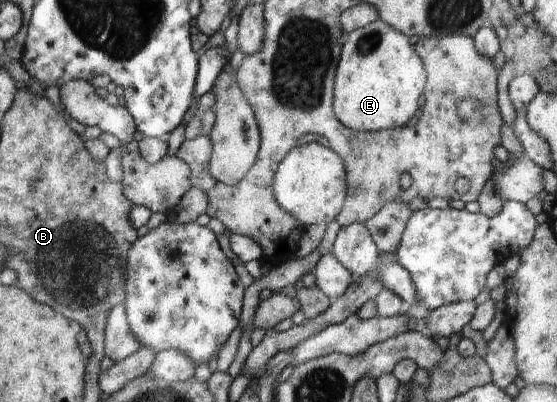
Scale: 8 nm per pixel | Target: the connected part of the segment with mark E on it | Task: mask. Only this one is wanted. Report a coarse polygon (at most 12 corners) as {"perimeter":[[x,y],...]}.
{"perimeter":[[352,30],[336,70],[337,120],[407,126],[427,70],[407,35]]}

